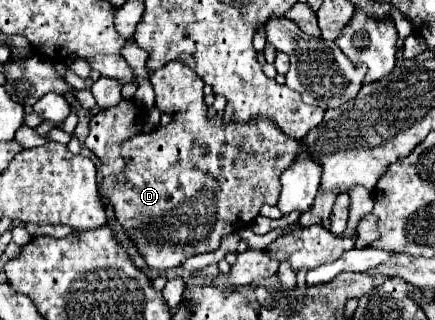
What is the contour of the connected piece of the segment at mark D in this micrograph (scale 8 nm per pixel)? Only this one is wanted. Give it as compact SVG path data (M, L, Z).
M178 60L152 72L150 82L156 92L156 106L164 110L164 114L170 114L172 122L122 142L122 158L126 160L126 168L117 176L103 179L100 202L104 206L109 204L114 207L116 220L134 240L148 266L164 272L180 266L184 260L196 254L214 252L220 246L222 236L234 232L236 226L238 230L246 228L256 214L260 214L264 202L274 206L280 196L278 178L296 158L298 140L284 136L284 132L280 132L280 128L266 118L256 118L250 122L232 120L228 124L224 124L224 120L218 116L208 118L200 76Z

